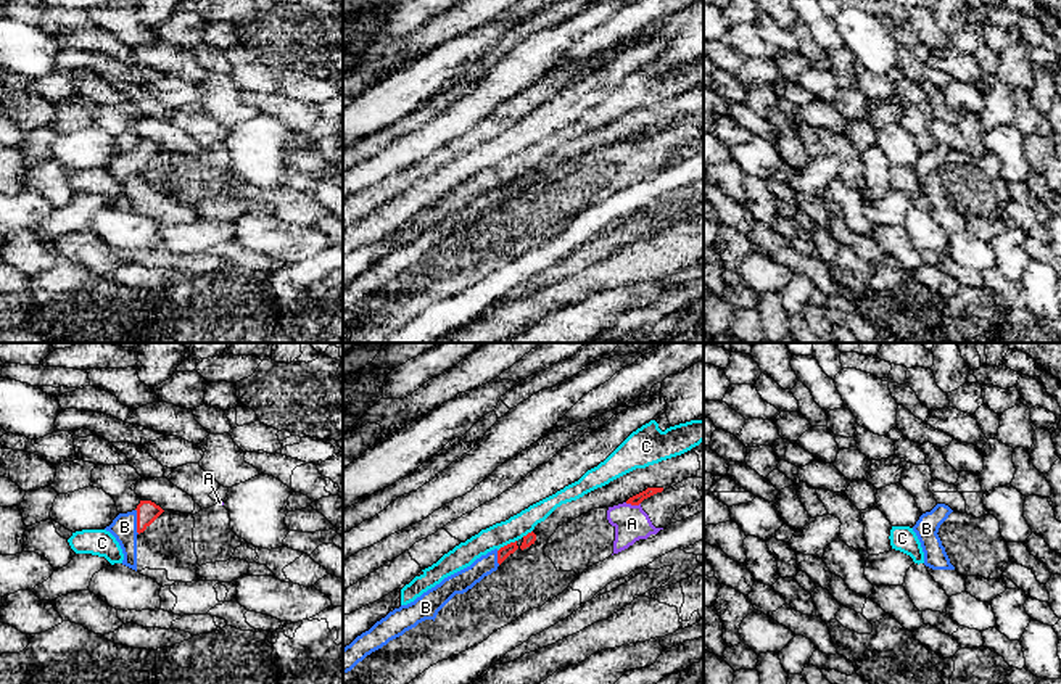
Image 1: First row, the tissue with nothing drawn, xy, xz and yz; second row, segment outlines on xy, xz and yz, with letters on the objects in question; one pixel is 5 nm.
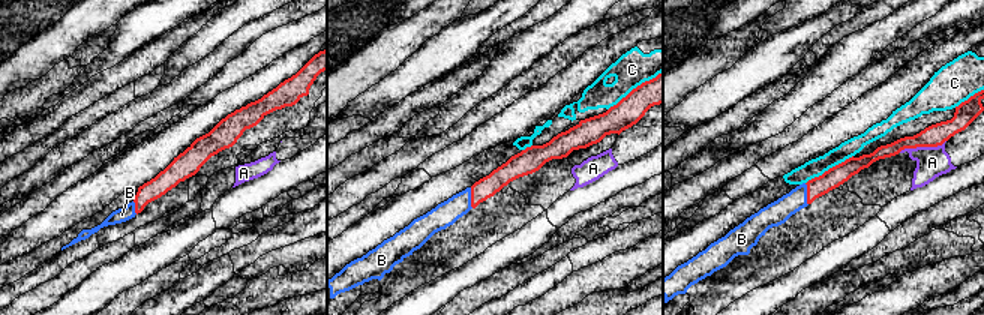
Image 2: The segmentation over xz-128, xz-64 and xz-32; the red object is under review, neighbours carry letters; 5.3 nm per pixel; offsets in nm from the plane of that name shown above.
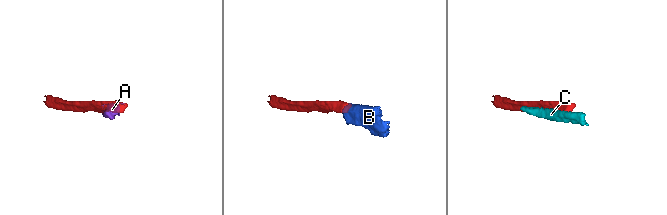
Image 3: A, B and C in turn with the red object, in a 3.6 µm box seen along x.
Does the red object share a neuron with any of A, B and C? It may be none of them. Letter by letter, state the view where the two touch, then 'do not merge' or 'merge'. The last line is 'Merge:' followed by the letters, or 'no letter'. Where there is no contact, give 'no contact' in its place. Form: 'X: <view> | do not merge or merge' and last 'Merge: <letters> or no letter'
A: xz | do not merge
B: xy | merge
C: xz | do not merge
Merge: B

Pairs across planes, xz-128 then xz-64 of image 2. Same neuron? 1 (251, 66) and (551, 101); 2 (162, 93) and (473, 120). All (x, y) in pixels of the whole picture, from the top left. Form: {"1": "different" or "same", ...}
{"1": "same", "2": "same"}

